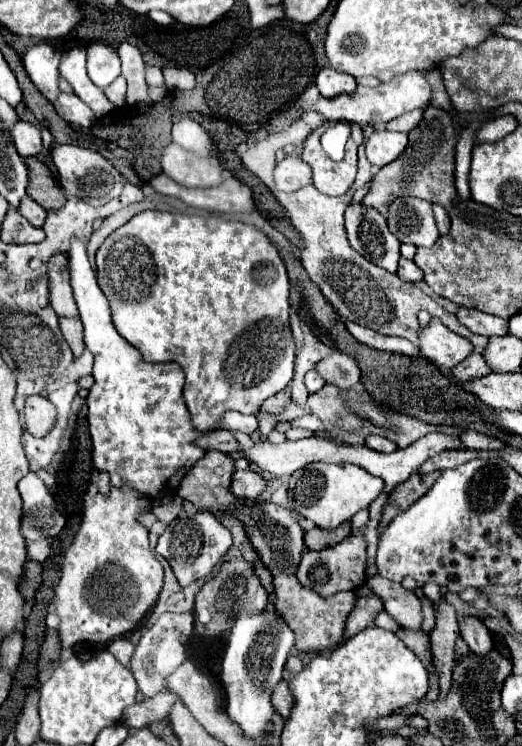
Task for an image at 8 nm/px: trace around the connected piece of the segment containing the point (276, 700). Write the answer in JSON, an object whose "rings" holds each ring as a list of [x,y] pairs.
{"rings":[[[280,681],[280,683],[276,685],[276,689],[272,691],[272,705],[274,705],[276,713],[282,715],[284,719],[290,715],[292,695],[290,695],[290,689],[288,689],[288,683],[286,683],[286,681]]]}

